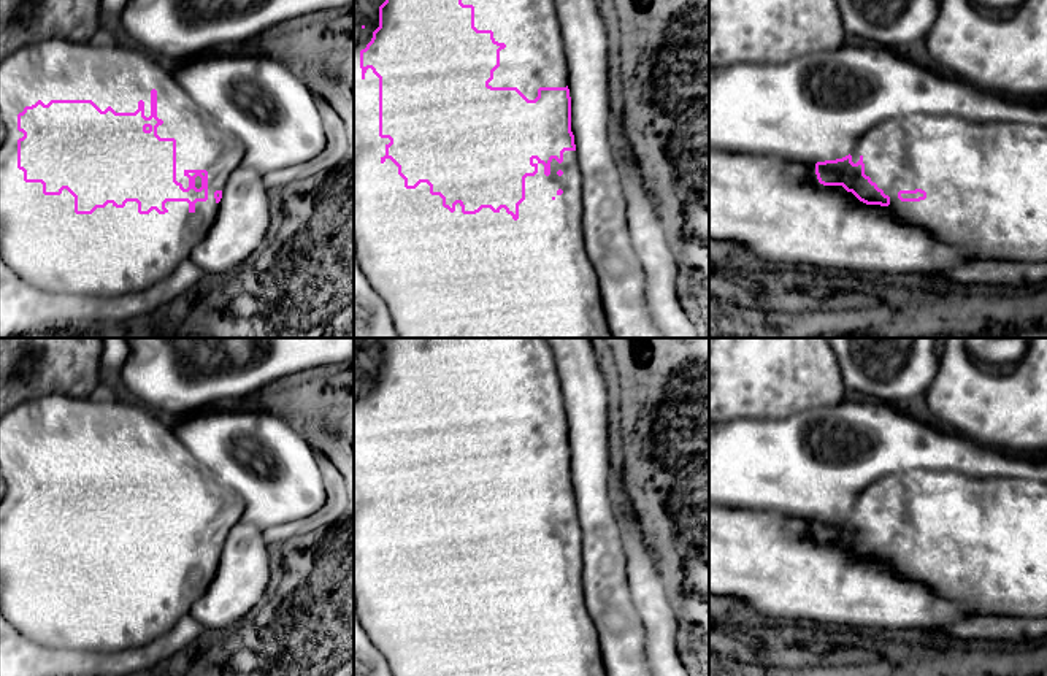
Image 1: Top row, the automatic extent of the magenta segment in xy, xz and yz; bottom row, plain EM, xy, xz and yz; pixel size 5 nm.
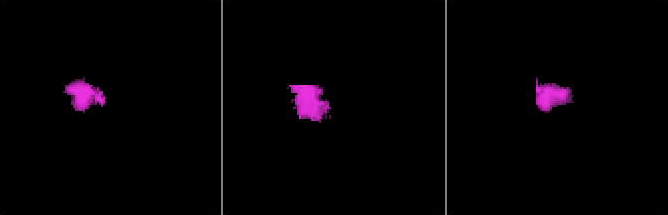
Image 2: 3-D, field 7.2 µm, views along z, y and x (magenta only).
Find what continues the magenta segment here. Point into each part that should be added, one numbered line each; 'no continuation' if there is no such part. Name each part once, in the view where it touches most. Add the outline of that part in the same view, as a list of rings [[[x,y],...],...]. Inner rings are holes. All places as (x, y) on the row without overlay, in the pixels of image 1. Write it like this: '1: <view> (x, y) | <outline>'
1: xz (427, 619) | [[[354,338],[354,597],[355,611],[359,620],[366,632],[373,646],[381,652],[390,666],[392,676],[606,676],[600,636],[595,624],[587,611],[584,598],[584,554],[582,554],[582,530],[577,519],[576,506],[565,506],[563,517],[558,519],[555,514],[550,517],[550,530],[544,530],[544,520],[533,514],[538,520],[538,528],[535,532],[525,533],[525,555],[519,560],[519,574],[514,576],[511,570],[501,563],[493,568],[490,563],[482,563],[476,570],[463,570],[460,559],[455,560],[455,567],[451,568],[443,562],[443,554],[439,551],[430,549],[430,541],[420,538],[416,544],[406,544],[405,535],[398,530],[398,522],[385,514],[385,501],[390,498],[389,494],[379,492],[379,433],[371,424],[362,428],[360,424],[360,406],[373,394],[373,387],[379,382],[379,362],[385,357],[387,348],[460,348],[463,360],[474,362],[474,382],[477,386],[492,386],[493,394],[498,398],[504,398],[506,403],[500,406],[500,422],[493,427],[493,435],[489,438],[492,443],[517,443],[528,455],[538,452],[539,443],[566,443],[568,441],[568,424],[565,413],[563,392],[560,386],[560,378],[555,367],[554,352],[546,341],[546,338]]]

